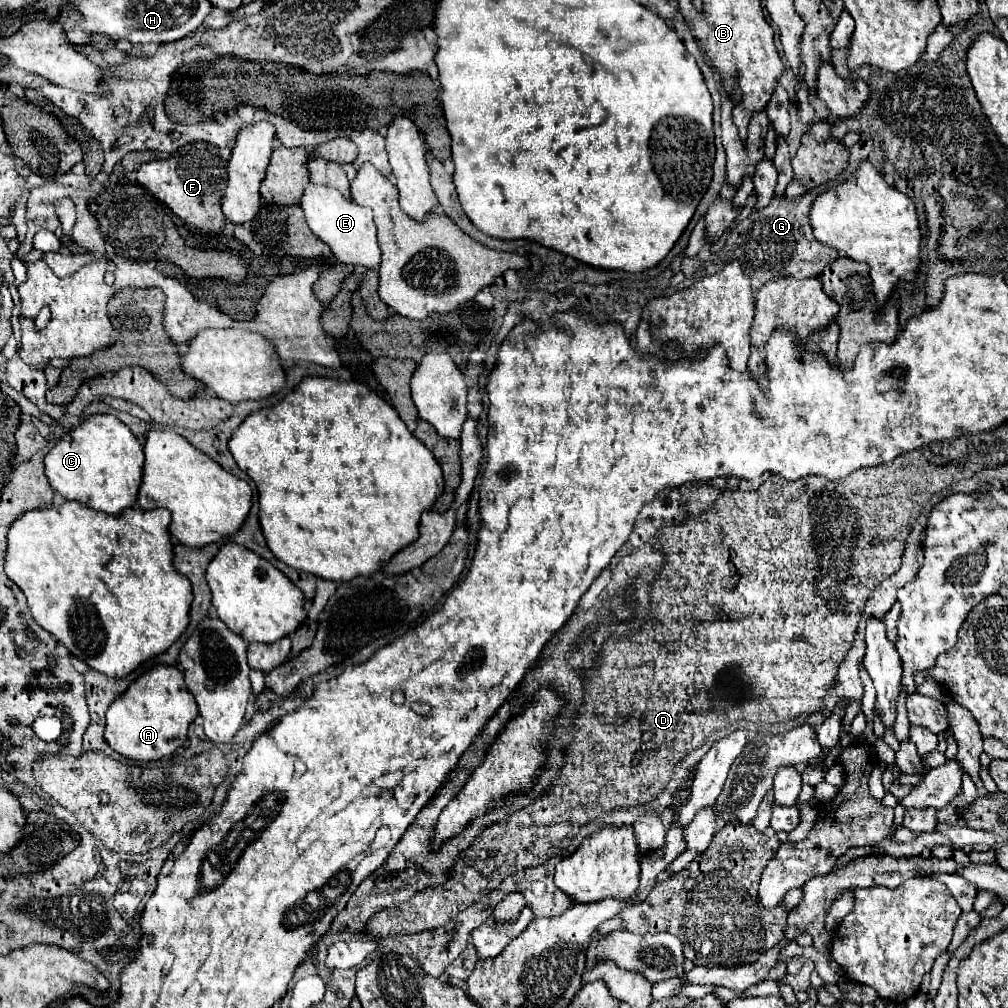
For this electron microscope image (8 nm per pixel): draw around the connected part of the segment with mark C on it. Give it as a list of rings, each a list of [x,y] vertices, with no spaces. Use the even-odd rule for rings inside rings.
[[[94,414],[60,438],[56,446],[46,454],[44,464],[50,486],[66,500],[78,500],[80,504],[106,514],[120,514],[124,508],[134,506],[134,496],[138,494],[138,480],[142,478],[142,444],[116,416]]]

